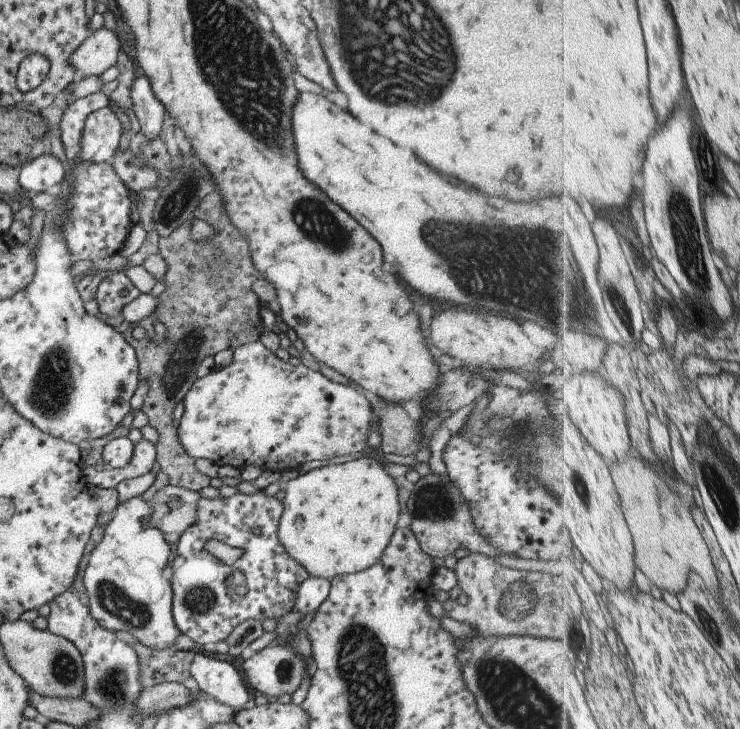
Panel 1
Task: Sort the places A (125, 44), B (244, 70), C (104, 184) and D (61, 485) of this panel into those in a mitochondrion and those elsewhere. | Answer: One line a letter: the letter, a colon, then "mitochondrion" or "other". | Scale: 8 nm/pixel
A: other
B: mitochondrion
C: other
D: other

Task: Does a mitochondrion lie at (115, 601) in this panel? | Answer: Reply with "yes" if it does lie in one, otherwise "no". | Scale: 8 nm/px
yes

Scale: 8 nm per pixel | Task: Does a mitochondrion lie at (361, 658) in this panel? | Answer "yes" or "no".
yes

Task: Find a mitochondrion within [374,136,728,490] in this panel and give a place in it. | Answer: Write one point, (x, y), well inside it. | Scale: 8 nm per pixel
(484, 263)

